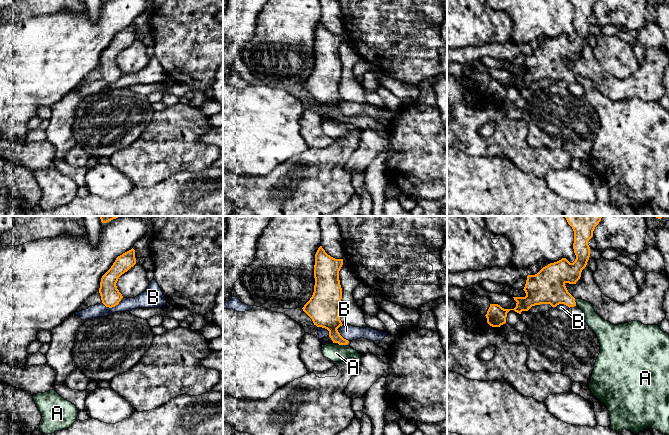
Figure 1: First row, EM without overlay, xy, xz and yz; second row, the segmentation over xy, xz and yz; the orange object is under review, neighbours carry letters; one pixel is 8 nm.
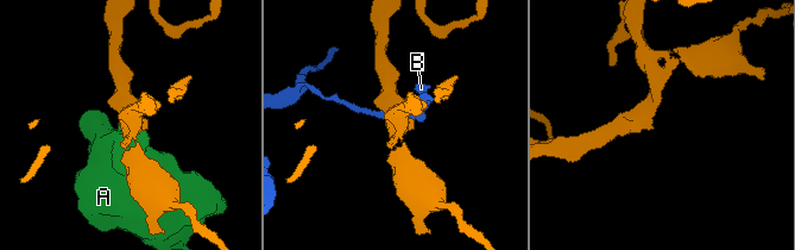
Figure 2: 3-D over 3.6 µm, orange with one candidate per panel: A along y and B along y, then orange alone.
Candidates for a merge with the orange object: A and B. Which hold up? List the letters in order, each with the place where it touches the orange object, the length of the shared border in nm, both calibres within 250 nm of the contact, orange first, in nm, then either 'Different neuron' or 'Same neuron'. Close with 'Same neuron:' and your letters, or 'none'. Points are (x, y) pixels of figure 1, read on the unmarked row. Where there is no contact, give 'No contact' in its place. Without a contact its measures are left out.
A: Touches orange at xz (342, 120). Shared border 60 nm. Thickness 180 nm (orange) against 140 nm. Different neuron
B: Touches orange at xy (113, 82). Shared border 180 nm. Thickness 160 nm (orange) against 120 nm. Different neuron
Same neuron: none

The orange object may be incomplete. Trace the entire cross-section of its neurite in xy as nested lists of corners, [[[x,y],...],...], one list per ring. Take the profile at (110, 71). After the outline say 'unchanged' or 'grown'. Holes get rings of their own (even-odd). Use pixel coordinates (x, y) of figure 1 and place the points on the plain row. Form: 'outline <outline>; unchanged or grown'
outline [[[132,24],[118,32],[111,44],[102,52],[99,69],[106,83],[112,84],[119,80],[123,72],[117,65],[116,59],[119,53],[135,40],[135,26]]]; unchanged

